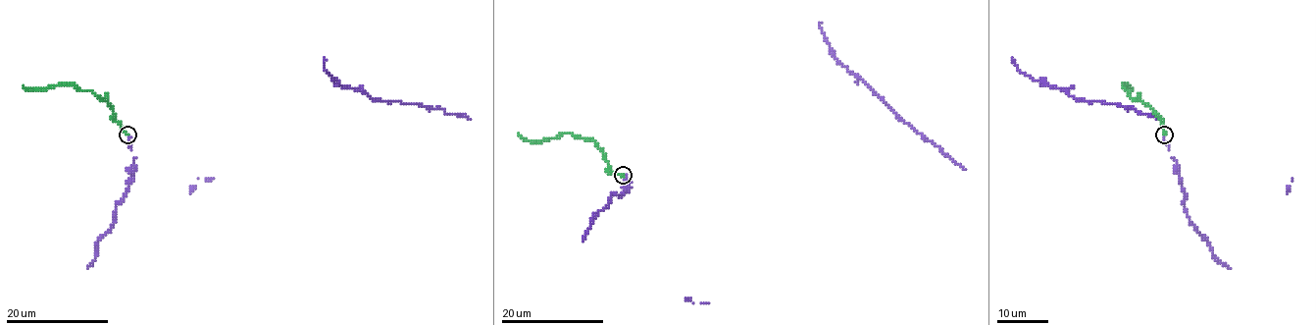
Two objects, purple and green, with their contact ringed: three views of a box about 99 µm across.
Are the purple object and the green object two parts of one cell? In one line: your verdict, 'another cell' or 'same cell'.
same cell

